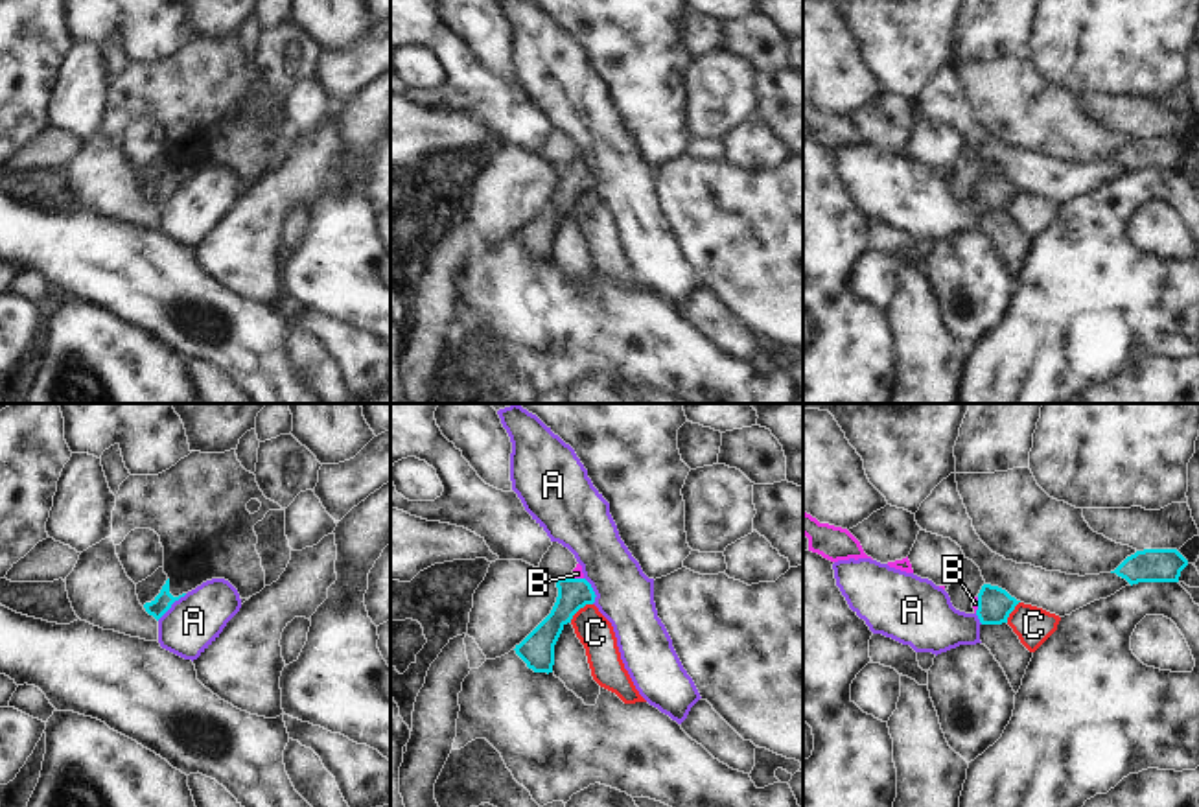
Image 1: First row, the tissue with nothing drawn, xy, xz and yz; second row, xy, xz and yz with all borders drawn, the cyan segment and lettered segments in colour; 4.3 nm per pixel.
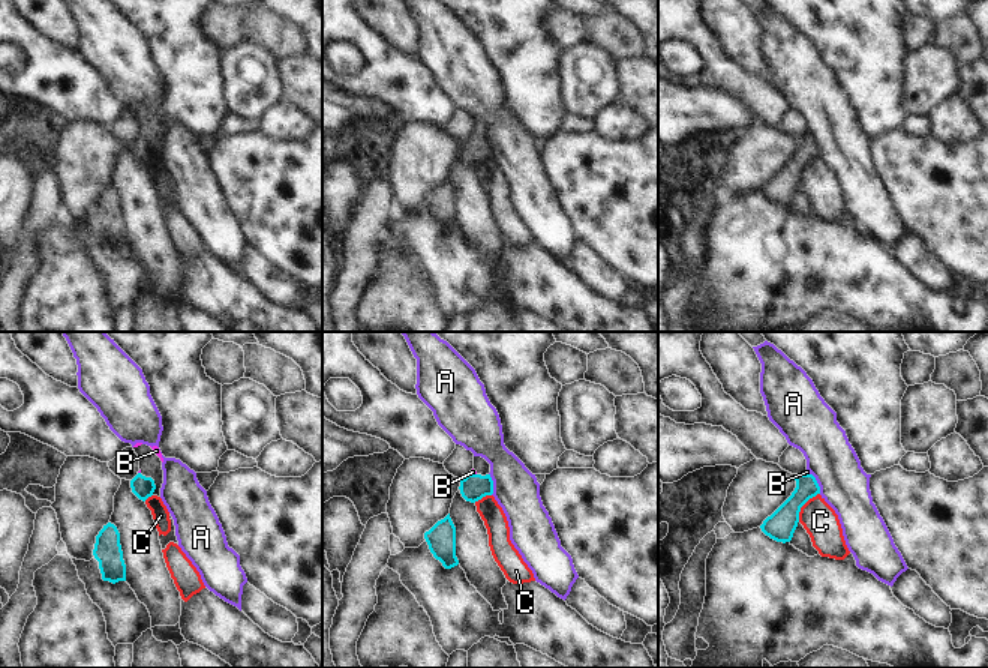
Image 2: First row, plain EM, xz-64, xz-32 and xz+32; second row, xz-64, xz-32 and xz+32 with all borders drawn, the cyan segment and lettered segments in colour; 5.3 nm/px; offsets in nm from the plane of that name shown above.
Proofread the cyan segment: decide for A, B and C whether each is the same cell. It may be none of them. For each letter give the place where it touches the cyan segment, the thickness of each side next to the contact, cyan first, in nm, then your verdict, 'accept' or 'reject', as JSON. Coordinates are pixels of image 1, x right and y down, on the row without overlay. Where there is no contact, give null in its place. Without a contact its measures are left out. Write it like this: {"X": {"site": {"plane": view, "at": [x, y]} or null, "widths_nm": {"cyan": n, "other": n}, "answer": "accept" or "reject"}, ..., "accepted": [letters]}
{"A": {"site": {"plane": "xy", "at": [172, 190]}, "widths_nm": {"cyan": 80, "other": 240}, "answer": "reject"}, "B": {"site": {"plane": "yz", "at": [978, 192]}, "widths_nm": {"cyan": 150, "other": 30}, "answer": "accept"}, "C": {"site": {"plane": "xz", "at": [579, 196]}, "widths_nm": {"cyan": 140, "other": 160}, "answer": "reject"}, "accepted": ["B"]}

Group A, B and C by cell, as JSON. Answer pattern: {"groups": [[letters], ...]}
{"groups": [["A"], ["B"], ["C"]]}

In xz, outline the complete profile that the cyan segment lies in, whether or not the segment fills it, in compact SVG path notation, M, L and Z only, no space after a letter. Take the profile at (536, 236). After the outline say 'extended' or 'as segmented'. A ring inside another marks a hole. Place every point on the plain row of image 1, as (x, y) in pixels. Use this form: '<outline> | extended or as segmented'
M576 151L569 166L554 168L558 175L551 201L519 230L516 241L534 260L553 260L554 232L573 203L586 192L595 190L595 179L584 166L582 153Z | extended

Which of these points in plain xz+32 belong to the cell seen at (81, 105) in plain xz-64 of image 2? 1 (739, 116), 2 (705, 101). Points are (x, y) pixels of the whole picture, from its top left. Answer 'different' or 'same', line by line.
1: different
2: different

